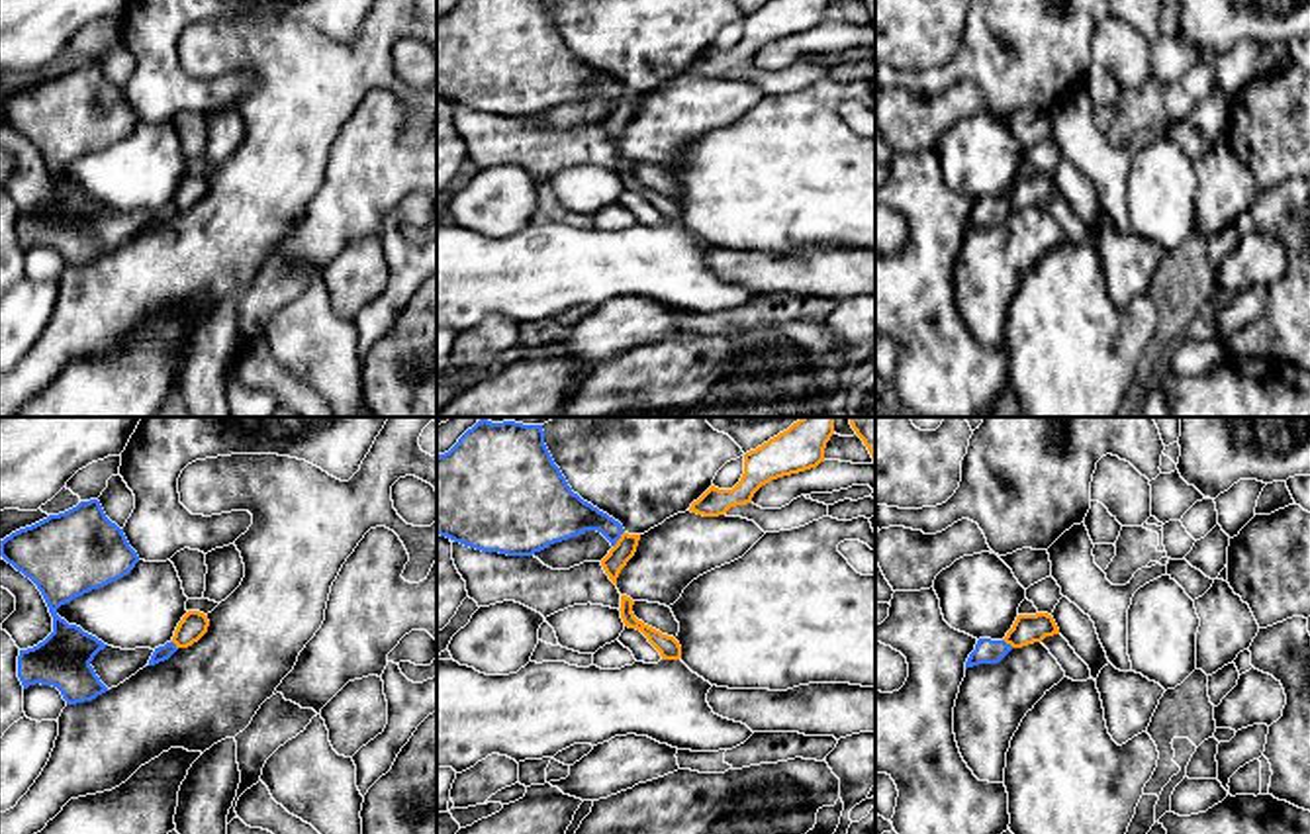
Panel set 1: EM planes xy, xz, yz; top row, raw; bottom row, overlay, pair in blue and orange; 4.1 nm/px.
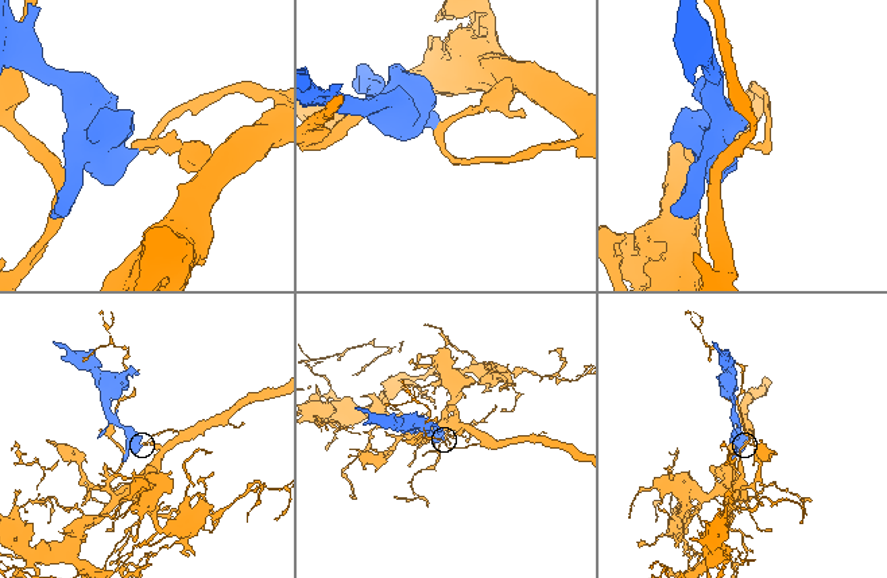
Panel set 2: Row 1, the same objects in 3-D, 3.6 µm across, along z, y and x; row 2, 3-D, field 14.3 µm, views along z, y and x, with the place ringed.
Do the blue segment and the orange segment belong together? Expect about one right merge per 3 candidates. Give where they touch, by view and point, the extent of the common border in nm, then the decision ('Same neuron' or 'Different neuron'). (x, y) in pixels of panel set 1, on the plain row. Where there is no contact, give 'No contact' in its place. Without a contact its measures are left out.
Touches blue at xz (619, 98). Shared border 80 nm. Different neuron

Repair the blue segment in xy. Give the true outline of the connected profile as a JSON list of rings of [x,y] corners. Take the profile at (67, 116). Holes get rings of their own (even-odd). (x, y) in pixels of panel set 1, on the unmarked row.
[[[98,61],[80,63],[0,102],[0,117],[37,147],[53,178],[53,194],[37,208],[20,211],[23,251],[53,247],[67,266],[110,253],[90,227],[108,206],[69,186],[57,170],[135,129],[139,117],[123,90],[106,78]]]

